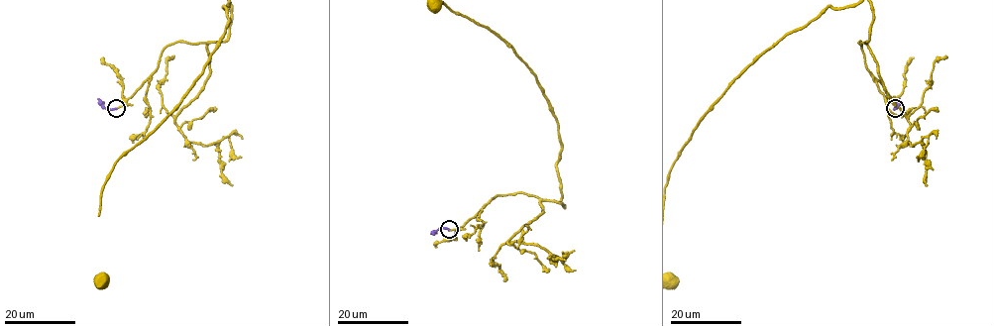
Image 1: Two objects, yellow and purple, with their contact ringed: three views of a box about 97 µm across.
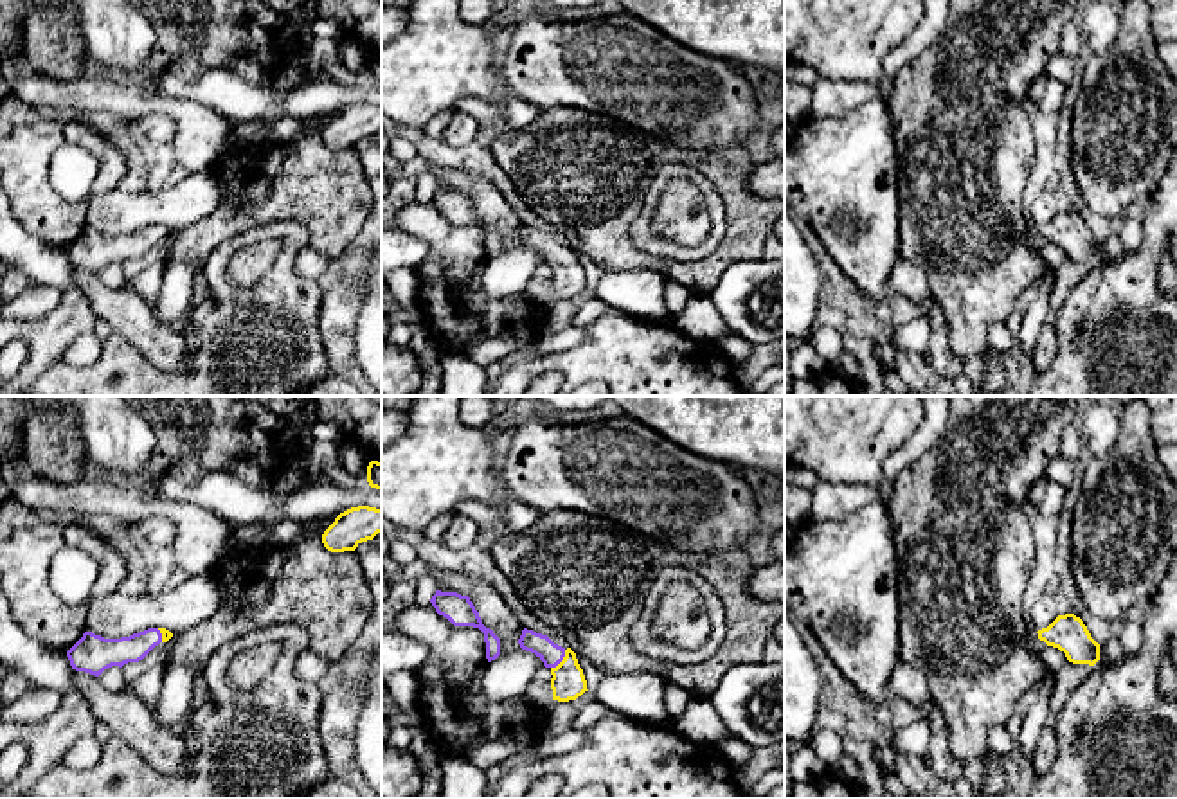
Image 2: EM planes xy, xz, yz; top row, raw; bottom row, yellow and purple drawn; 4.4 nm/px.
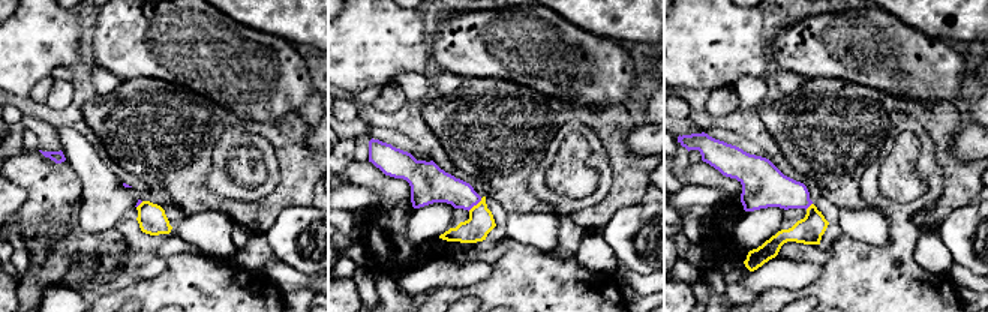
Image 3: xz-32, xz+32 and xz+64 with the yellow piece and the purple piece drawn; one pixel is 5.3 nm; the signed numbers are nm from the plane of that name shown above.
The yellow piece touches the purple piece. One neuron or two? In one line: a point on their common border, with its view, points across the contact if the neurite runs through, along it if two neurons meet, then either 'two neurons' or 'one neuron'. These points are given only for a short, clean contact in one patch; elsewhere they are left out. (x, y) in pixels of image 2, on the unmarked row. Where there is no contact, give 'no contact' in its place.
meets yellow in xz at (562, 258); runs through xz (567, 279), (562, 258), (551, 252); one neuron

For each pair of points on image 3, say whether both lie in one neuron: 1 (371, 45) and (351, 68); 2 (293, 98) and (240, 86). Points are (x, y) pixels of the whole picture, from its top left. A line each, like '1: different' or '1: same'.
1: same
2: same

